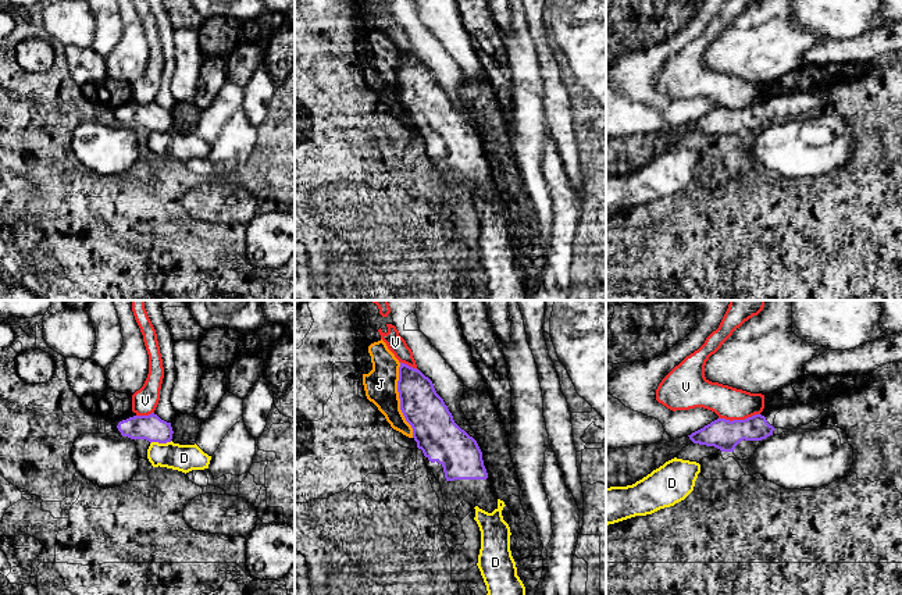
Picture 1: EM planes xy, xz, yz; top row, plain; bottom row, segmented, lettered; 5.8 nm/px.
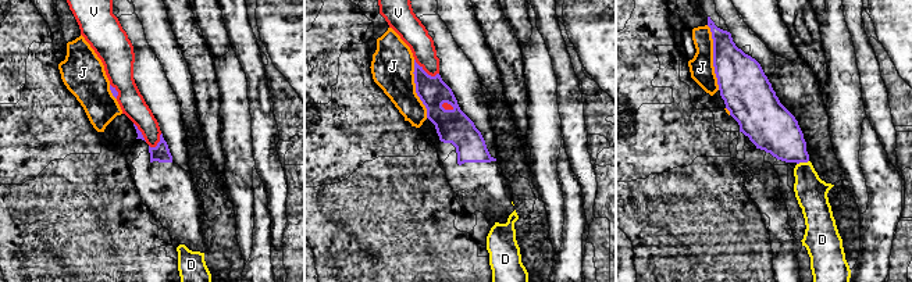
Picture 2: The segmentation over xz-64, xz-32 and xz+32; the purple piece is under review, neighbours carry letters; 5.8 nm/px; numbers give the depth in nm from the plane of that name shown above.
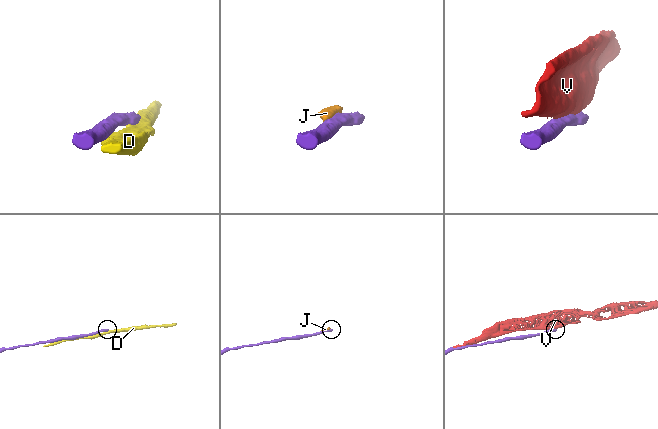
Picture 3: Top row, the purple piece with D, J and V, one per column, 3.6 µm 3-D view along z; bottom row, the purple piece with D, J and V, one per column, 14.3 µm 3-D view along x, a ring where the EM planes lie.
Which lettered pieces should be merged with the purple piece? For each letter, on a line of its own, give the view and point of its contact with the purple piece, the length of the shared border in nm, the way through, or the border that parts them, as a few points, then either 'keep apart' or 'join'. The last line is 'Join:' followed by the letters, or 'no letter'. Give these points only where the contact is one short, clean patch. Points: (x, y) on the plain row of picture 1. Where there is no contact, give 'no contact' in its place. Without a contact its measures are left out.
D: contact xy (160, 131); length 130 nm; keep apart
J: contact xz (399, 86); length 440 nm; keep apart
V: contact yz (738, 109); length 240 nm; keep apart
Join: no letter

